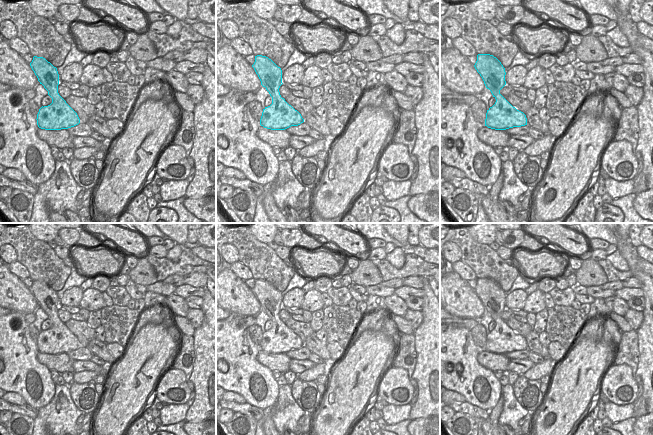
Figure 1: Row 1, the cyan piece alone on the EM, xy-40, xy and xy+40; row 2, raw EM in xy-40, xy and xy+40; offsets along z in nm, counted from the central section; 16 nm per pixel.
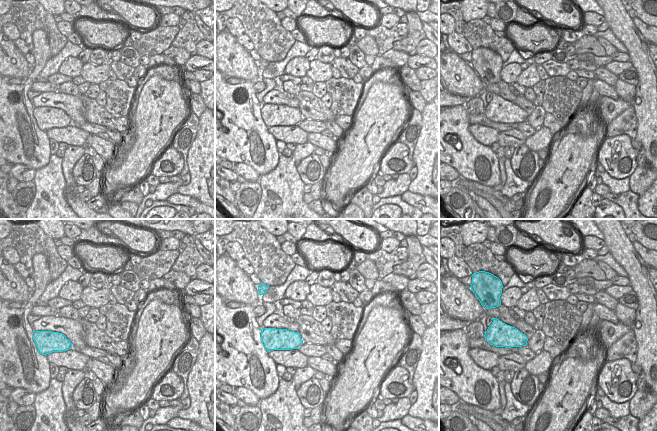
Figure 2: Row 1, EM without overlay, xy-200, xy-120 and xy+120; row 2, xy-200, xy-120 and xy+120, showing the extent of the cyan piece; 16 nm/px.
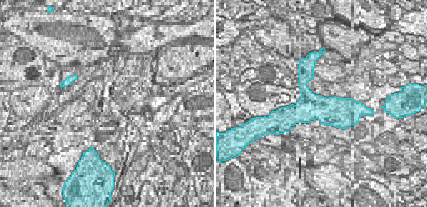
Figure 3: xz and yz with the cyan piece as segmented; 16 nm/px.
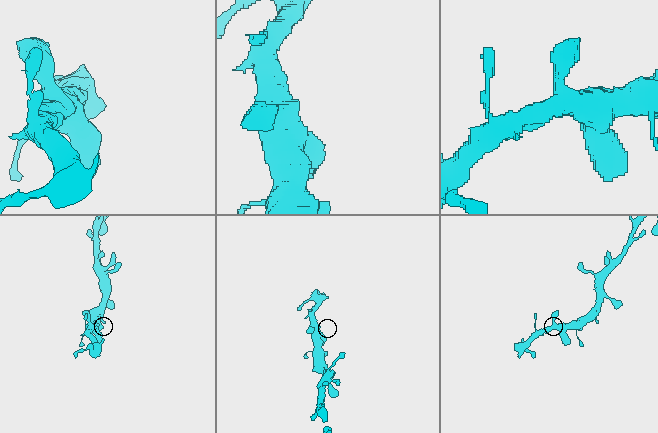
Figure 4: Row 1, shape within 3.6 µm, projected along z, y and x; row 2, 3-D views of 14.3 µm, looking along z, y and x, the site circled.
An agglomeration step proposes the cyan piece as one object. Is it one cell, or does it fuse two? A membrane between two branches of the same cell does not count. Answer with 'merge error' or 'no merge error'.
no merge error

